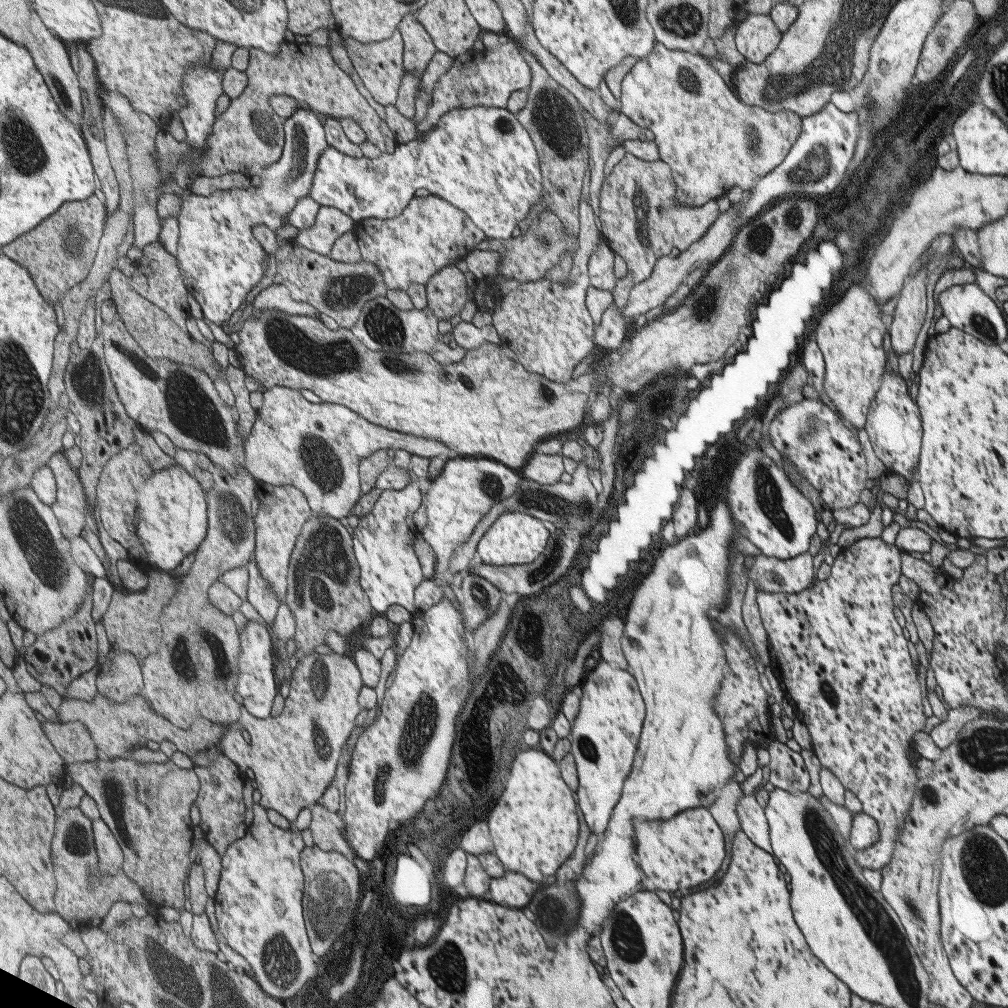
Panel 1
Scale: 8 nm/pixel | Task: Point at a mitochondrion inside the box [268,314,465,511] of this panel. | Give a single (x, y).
(326, 462)

